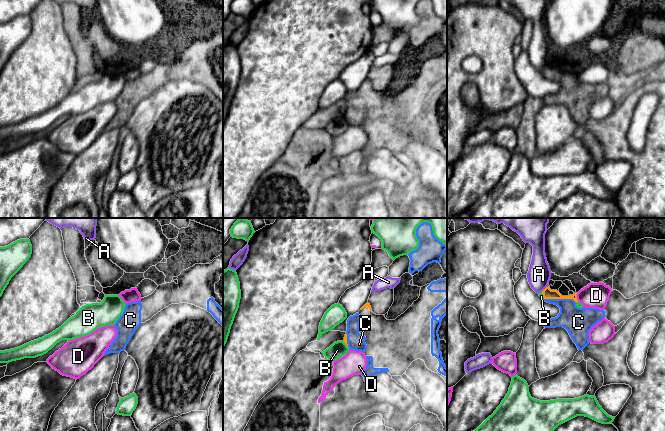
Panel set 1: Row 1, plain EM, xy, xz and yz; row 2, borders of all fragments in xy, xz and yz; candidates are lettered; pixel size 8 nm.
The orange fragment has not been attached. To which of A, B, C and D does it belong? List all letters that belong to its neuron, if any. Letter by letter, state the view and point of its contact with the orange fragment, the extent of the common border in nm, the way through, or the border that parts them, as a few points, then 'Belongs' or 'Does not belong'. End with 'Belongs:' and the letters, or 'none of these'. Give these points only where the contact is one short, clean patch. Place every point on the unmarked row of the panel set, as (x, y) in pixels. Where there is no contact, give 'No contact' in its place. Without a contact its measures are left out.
A: Touches orange at yz (545, 64). Shared border 80 nm. Does not belong
B: Touches orange at xz (345, 119). Shared border 80 nm. Does not belong
C: Touches orange at yz (560, 74). Shared border 260 nm. Belongs
D: Touches orange at yz (576, 73). Shared border 70 nm. Boundary: yz (576, 69), (578, 77). Does not belong
Belongs: C

